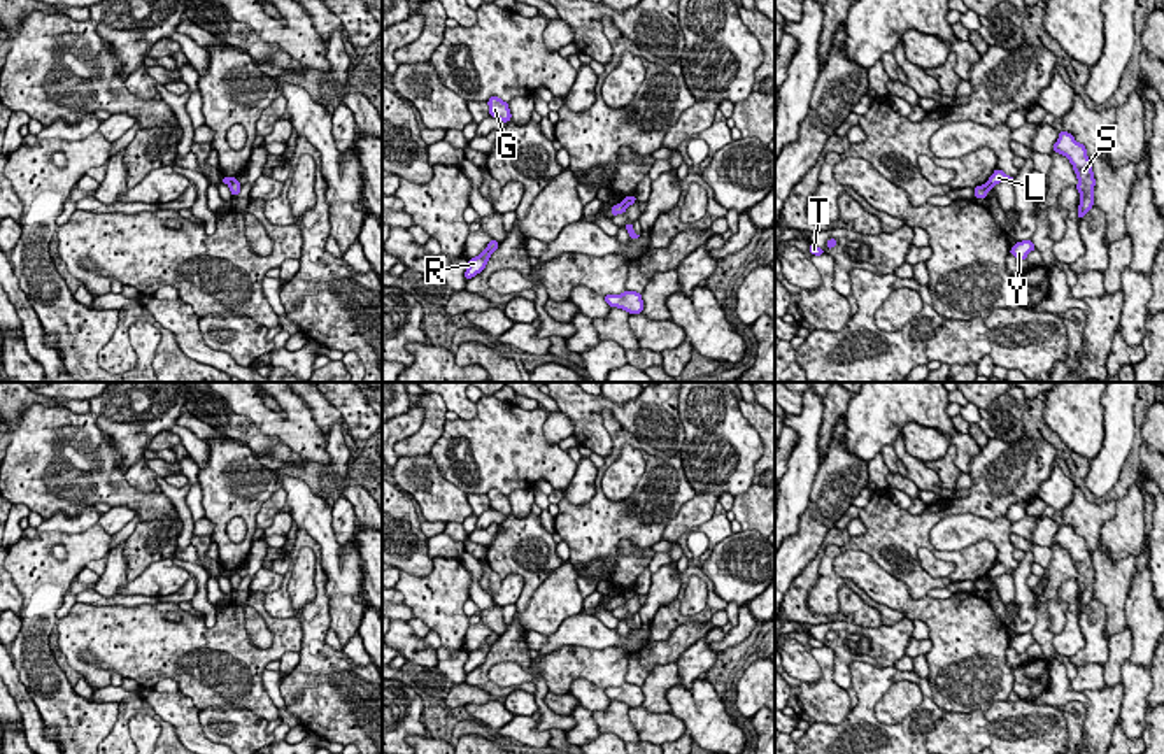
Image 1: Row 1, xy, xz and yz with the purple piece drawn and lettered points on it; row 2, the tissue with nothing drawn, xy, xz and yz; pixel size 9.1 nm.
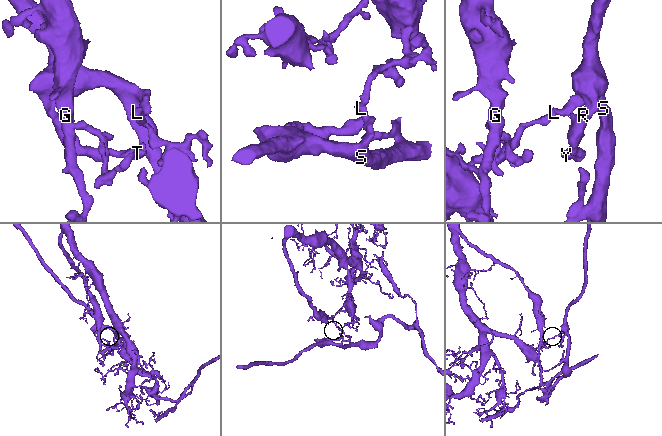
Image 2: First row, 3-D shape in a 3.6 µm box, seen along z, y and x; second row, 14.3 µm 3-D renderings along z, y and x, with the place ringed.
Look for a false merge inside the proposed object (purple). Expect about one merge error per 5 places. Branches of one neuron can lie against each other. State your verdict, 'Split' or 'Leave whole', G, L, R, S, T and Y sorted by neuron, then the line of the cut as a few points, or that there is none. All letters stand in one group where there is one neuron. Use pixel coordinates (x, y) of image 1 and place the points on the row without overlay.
Split. Groups: G T / L R S Y. Split along yz (987, 574), (991, 579)

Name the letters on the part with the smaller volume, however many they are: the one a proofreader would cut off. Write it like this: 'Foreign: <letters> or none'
Foreign: L, R, S, Y

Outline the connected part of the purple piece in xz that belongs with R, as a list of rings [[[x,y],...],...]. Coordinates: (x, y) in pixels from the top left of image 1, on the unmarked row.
[[[491,633],[487,637],[487,640],[477,651],[472,651],[468,654],[468,661],[465,665],[466,673],[470,673],[472,670],[475,670],[477,666],[480,666],[486,661],[491,647],[498,642],[498,638],[500,638],[498,633]]]

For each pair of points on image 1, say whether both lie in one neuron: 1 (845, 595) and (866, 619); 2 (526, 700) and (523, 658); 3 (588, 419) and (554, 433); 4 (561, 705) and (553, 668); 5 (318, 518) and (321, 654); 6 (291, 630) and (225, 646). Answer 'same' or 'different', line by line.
1: same
2: different
3: different
4: different
5: different
6: same

